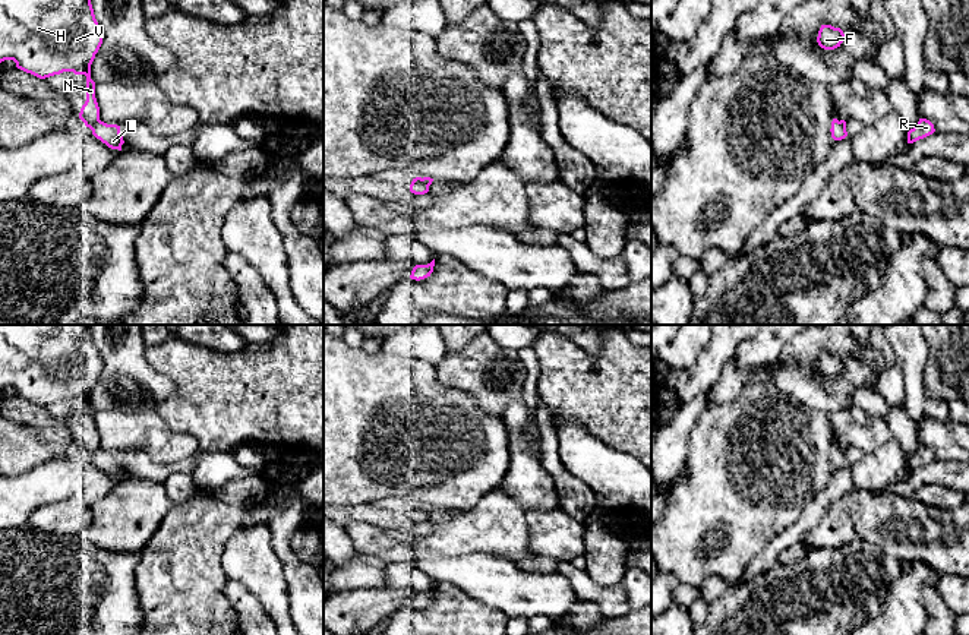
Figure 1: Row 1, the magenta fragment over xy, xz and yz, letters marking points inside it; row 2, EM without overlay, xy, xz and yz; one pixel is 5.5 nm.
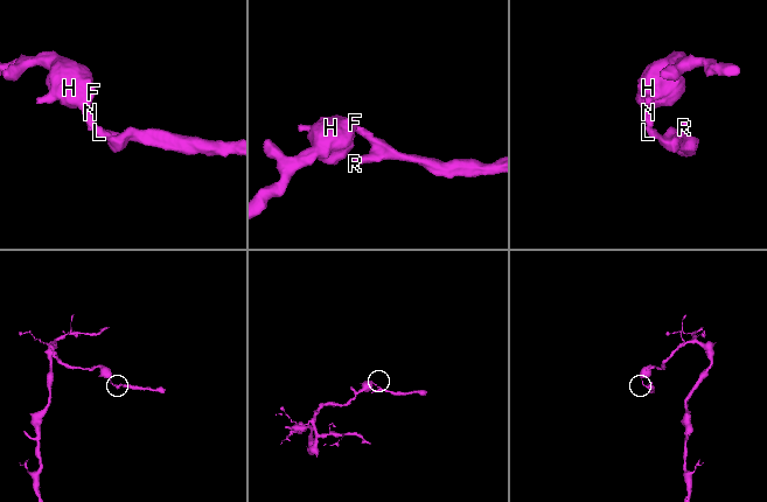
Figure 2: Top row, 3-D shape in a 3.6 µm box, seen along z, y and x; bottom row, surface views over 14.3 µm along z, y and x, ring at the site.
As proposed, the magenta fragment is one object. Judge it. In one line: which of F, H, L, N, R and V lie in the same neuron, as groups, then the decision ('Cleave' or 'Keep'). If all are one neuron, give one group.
Groups: F H N V / L R. Cleave

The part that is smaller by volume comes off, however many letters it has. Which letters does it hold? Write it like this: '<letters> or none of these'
L, R

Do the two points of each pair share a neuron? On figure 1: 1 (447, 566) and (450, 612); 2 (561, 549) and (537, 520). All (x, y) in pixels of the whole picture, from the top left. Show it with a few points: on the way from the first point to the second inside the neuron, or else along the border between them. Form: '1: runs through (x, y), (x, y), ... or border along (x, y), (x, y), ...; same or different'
1: border along (435, 584), (454, 584), (477, 600); different
2: runs through (559, 542), (545, 527); same

